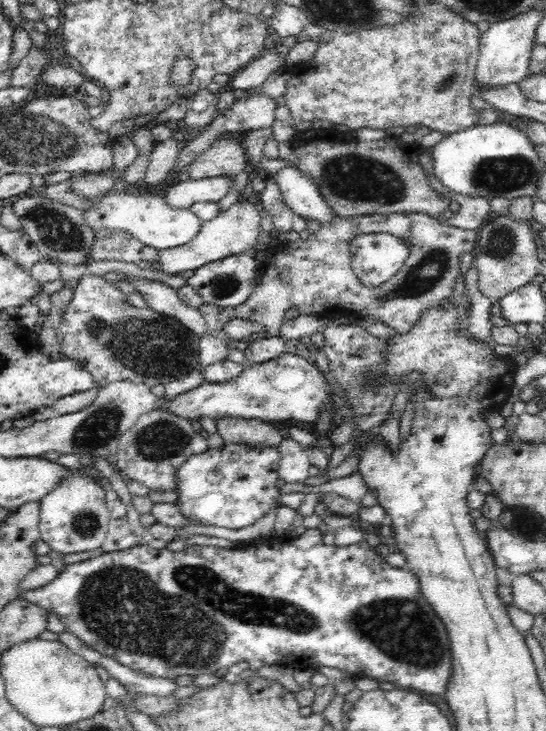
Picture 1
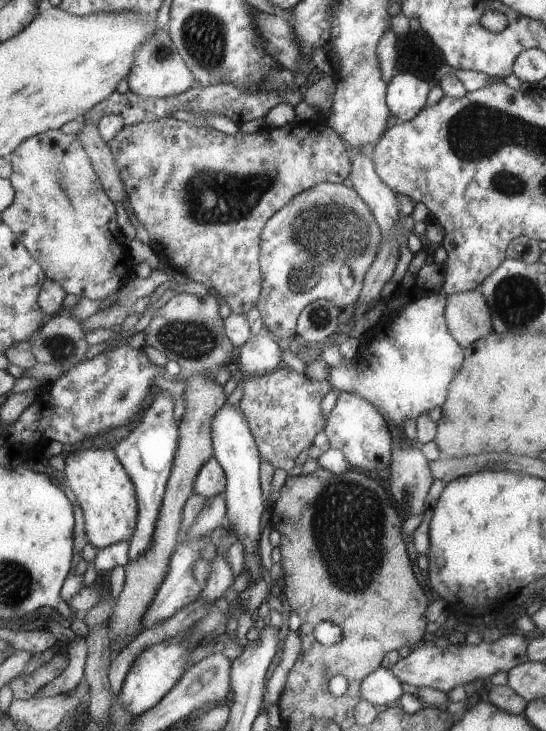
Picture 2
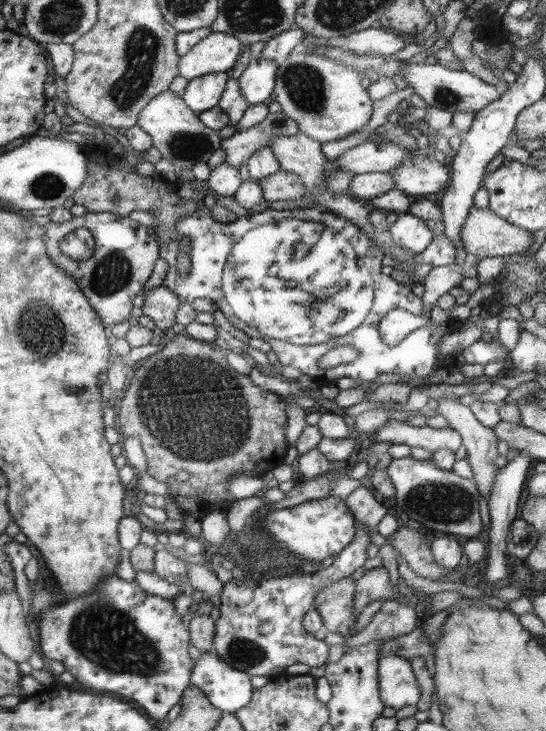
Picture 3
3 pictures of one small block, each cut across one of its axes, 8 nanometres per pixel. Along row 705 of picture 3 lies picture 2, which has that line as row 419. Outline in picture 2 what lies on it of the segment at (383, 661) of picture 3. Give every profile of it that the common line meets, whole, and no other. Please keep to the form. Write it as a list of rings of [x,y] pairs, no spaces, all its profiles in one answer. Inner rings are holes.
[[[444,293],[412,296],[406,304],[392,308],[361,336],[362,346],[350,366],[330,369],[330,384],[342,392],[360,394],[388,424],[398,428],[400,436],[405,436],[403,428],[408,420],[444,404],[450,382],[463,366],[466,353],[451,335],[446,308]]]

